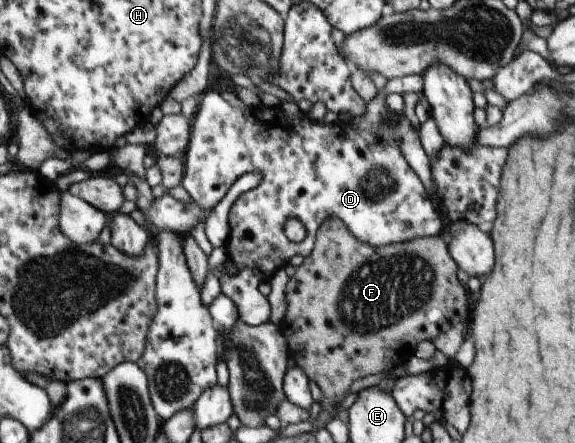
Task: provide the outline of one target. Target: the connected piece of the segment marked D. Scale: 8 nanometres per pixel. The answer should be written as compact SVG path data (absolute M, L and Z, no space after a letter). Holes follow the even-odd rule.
M204 90L200 94L197 111L190 122L188 144L181 155L183 175L180 185L191 200L208 212L237 177L250 171L261 174L258 186L242 193L229 208L229 229L224 246L226 259L216 267L220 274L217 280L221 293L234 303L237 318L242 322L256 326L270 320L267 297L256 287L260 282L270 281L277 268L286 268L294 255L305 257L310 254L315 232L326 216L338 217L354 238L371 247L441 234L442 222L425 186L391 139L393 124L400 114L389 111L387 107L385 113L384 123L377 130L364 132L342 120L327 126L306 118L301 112L286 117L280 108L261 106L257 102L242 110L230 106L216 91ZM288 217L294 217L305 228L305 237L299 243L290 242L284 236L283 224ZM227 262L236 268L236 273L223 272L220 266Z

